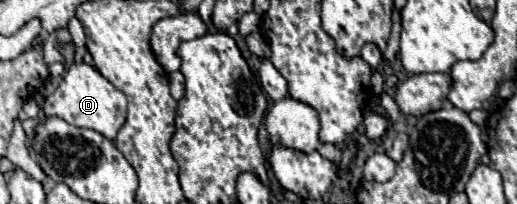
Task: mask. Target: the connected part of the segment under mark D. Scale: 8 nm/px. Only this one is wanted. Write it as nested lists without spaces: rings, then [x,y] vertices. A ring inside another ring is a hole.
[[[82,62],[82,64],[72,64],[66,70],[60,86],[54,90],[54,94],[50,94],[44,100],[44,114],[58,116],[78,128],[96,130],[104,138],[114,140],[116,132],[124,126],[124,120],[128,116],[128,100],[104,76],[100,76],[100,72],[96,68]]]

